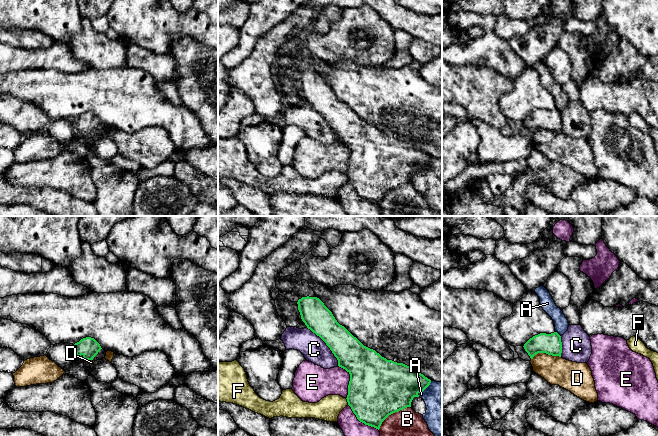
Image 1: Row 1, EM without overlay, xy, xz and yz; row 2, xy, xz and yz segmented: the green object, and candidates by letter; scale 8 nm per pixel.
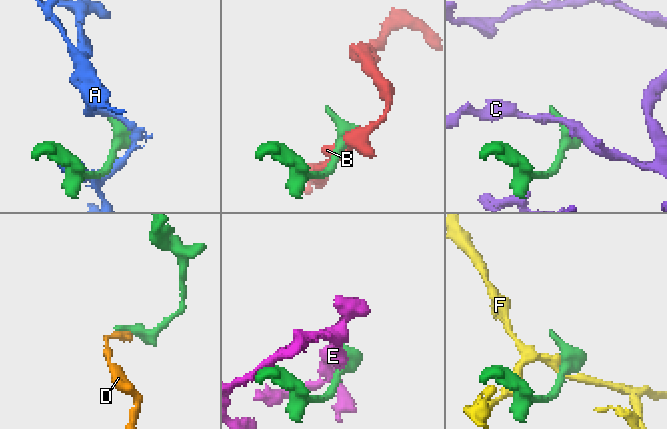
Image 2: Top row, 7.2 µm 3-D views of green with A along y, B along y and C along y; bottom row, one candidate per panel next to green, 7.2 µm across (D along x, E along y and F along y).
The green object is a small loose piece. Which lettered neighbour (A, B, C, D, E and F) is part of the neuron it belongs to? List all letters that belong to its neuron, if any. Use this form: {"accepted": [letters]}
{"accepted": []}

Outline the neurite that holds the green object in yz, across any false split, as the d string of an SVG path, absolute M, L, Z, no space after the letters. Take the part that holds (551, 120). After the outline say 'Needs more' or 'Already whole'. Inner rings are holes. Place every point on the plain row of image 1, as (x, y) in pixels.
M557 108L551 110L540 109L530 114L523 123L531 135L538 129L561 133L561 112Z. Already whole

